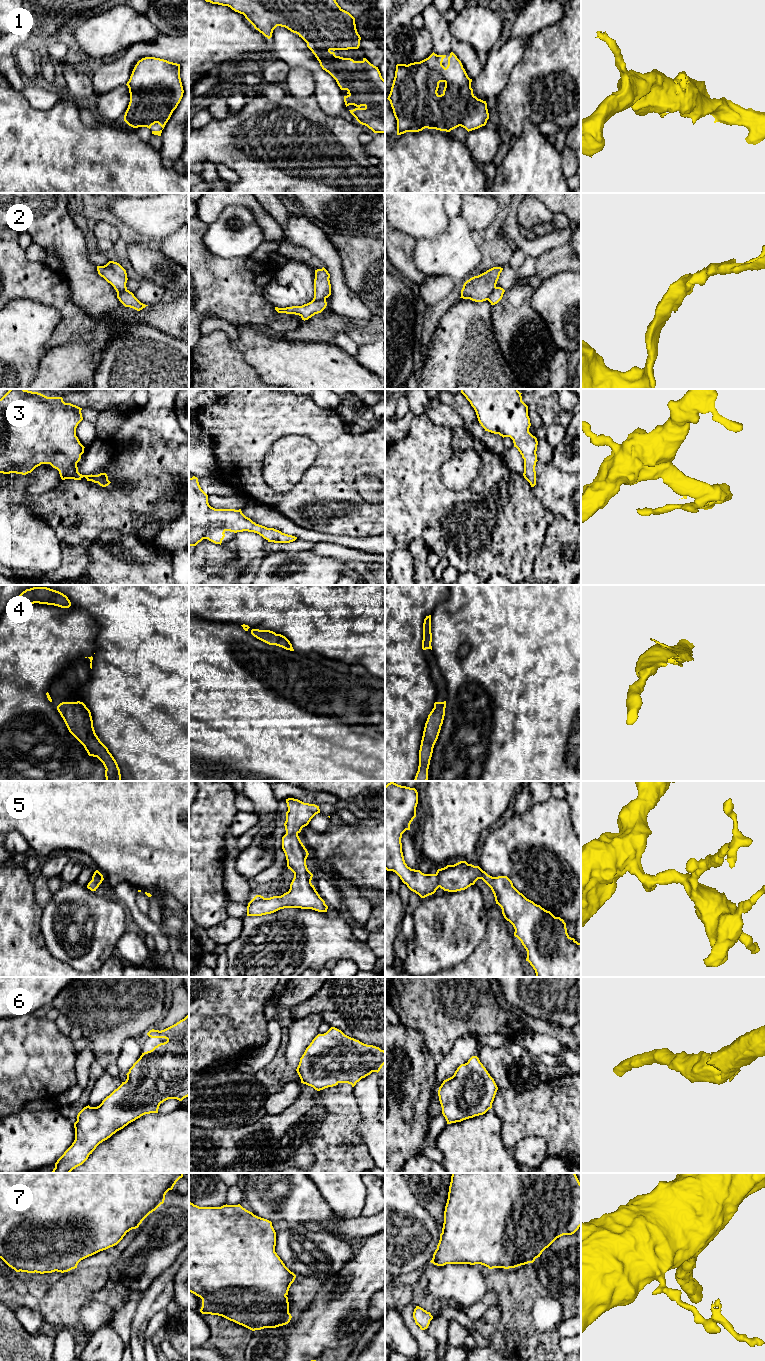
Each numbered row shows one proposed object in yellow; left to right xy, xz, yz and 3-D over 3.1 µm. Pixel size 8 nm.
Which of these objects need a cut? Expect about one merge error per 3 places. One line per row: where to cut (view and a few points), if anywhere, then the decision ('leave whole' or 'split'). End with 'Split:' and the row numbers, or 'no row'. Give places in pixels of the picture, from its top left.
1: no cut | leave whole
2: yz (495, 286), (487, 299) | split
3: no cut | leave whole
4: no cut | leave whole
5: no cut | leave whole
6: no cut | leave whole
7: no cut | leave whole
Split: 2

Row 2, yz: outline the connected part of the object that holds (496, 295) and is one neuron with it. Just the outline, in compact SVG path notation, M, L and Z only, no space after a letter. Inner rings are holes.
M495 287L488 298L491 305L497 304L502 299L504 292L505 290L503 288Z

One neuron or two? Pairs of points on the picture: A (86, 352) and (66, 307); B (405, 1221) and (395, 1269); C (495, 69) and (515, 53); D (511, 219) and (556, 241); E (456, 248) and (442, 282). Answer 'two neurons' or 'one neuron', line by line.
A: two neurons
B: one neuron
C: one neuron
D: one neuron
E: two neurons

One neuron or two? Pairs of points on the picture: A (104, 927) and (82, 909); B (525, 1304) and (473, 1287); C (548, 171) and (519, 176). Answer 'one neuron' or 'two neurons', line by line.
A: one neuron
B: two neurons
C: one neuron

